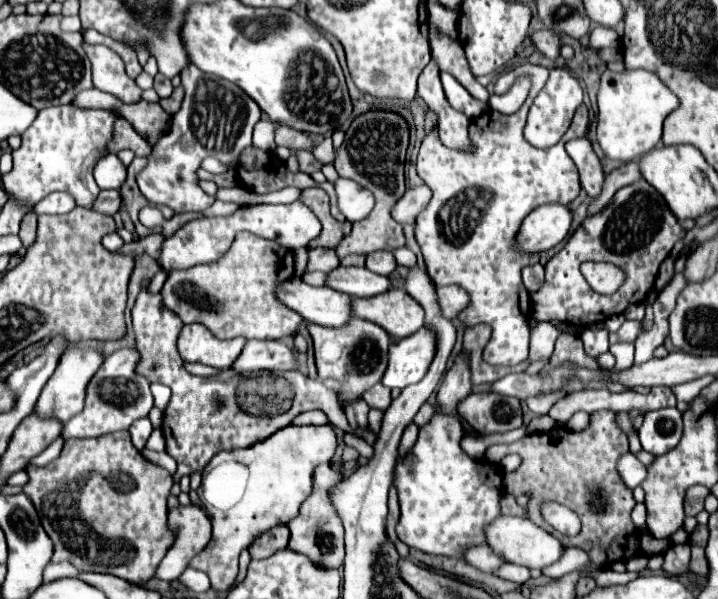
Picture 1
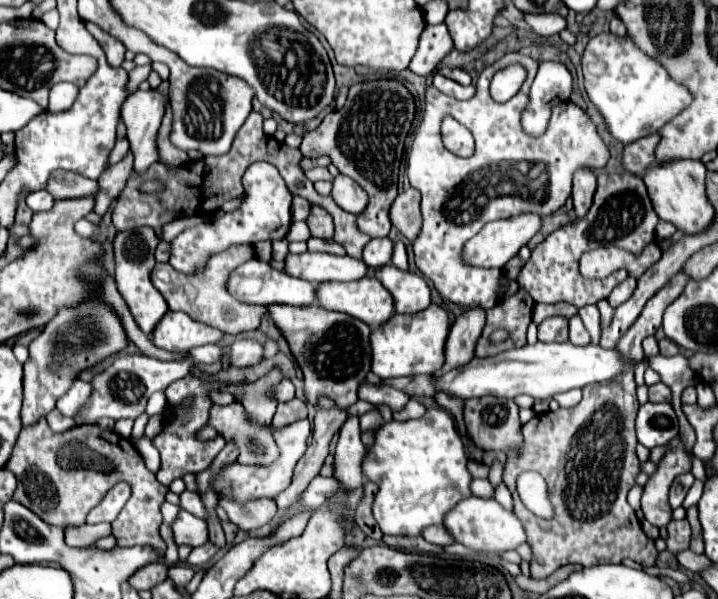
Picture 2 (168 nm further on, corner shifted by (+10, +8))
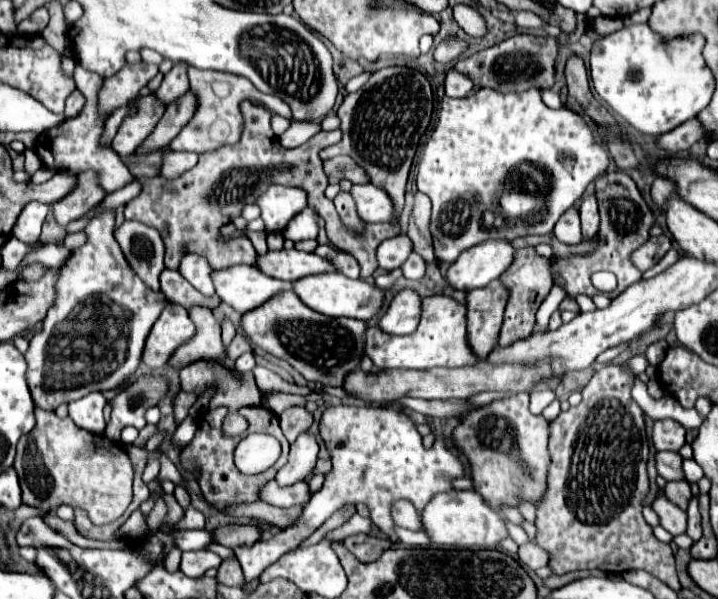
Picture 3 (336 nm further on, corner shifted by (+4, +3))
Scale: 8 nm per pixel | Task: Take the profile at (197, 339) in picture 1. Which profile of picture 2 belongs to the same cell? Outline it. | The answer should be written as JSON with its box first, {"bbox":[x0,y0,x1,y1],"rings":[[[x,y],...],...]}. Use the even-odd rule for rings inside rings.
{"bbox":[152,310,224,352],"rings":[[[168,310],[152,332],[152,344],[170,352],[188,352],[194,346],[216,344],[222,336],[224,332],[210,328],[208,324],[190,320],[186,312]]]}

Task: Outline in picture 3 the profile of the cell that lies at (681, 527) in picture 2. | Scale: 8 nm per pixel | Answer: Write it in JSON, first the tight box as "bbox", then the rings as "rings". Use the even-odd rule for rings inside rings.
{"bbox":[686,497,702,541],"rings":[[[692,497],[690,505],[688,505],[688,529],[686,535],[692,537],[692,541],[698,541],[702,537],[701,515],[698,511],[698,499]]]}

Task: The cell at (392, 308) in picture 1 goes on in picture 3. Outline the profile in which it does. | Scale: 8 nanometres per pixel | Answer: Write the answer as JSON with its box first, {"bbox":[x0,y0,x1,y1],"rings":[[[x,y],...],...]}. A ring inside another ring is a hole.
{"bbox":[294,273,384,321],"rings":[[[324,273],[320,277],[304,277],[304,281],[294,281],[294,293],[314,311],[322,313],[322,315],[328,315],[328,317],[352,317],[352,319],[360,319],[360,321],[370,321],[374,319],[382,305],[384,305],[384,291],[378,289],[376,285],[364,281],[364,279],[350,279],[342,273]]]}

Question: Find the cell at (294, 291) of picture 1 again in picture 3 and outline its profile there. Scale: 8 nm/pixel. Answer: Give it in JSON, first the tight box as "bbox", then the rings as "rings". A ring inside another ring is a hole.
{"bbox":[216,265,292,313],"rings":[[[234,265],[216,271],[216,293],[224,303],[240,313],[248,313],[282,291],[292,291],[290,281],[268,277],[254,265]]]}

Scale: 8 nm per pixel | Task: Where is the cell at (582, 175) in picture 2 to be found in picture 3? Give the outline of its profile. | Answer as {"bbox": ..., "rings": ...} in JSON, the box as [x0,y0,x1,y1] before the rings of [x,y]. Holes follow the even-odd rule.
{"bbox":[580,193,598,237],"rings":[[[590,193],[582,199],[580,205],[580,219],[582,219],[582,235],[584,237],[596,237],[598,233],[598,203],[596,203],[596,195]]]}

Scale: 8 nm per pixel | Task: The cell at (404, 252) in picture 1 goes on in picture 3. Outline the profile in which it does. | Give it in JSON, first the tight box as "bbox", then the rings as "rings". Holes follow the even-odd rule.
{"bbox":[402,251,426,279],"rings":[[[412,251],[410,257],[406,259],[406,263],[402,265],[402,273],[404,273],[404,277],[406,277],[406,279],[420,279],[420,277],[424,275],[424,271],[426,271],[426,263],[424,263],[424,259],[422,259],[416,251]]]}

